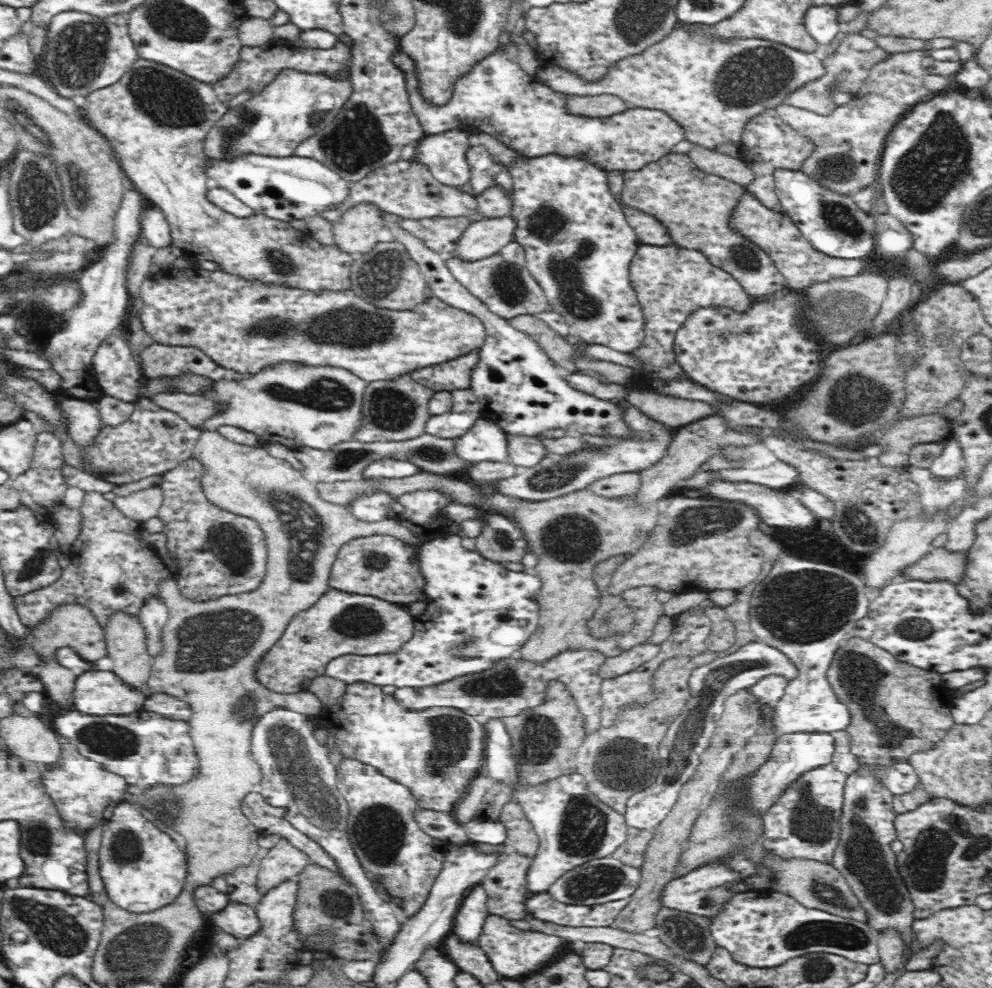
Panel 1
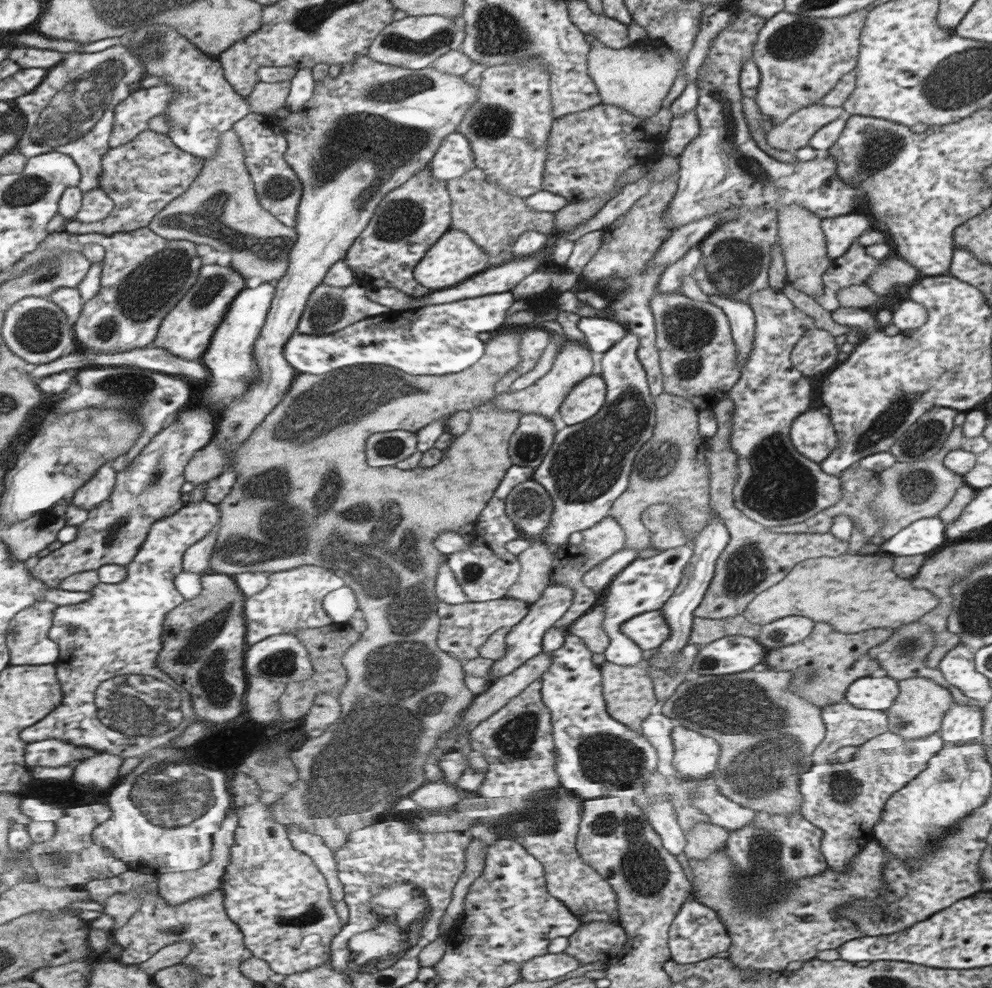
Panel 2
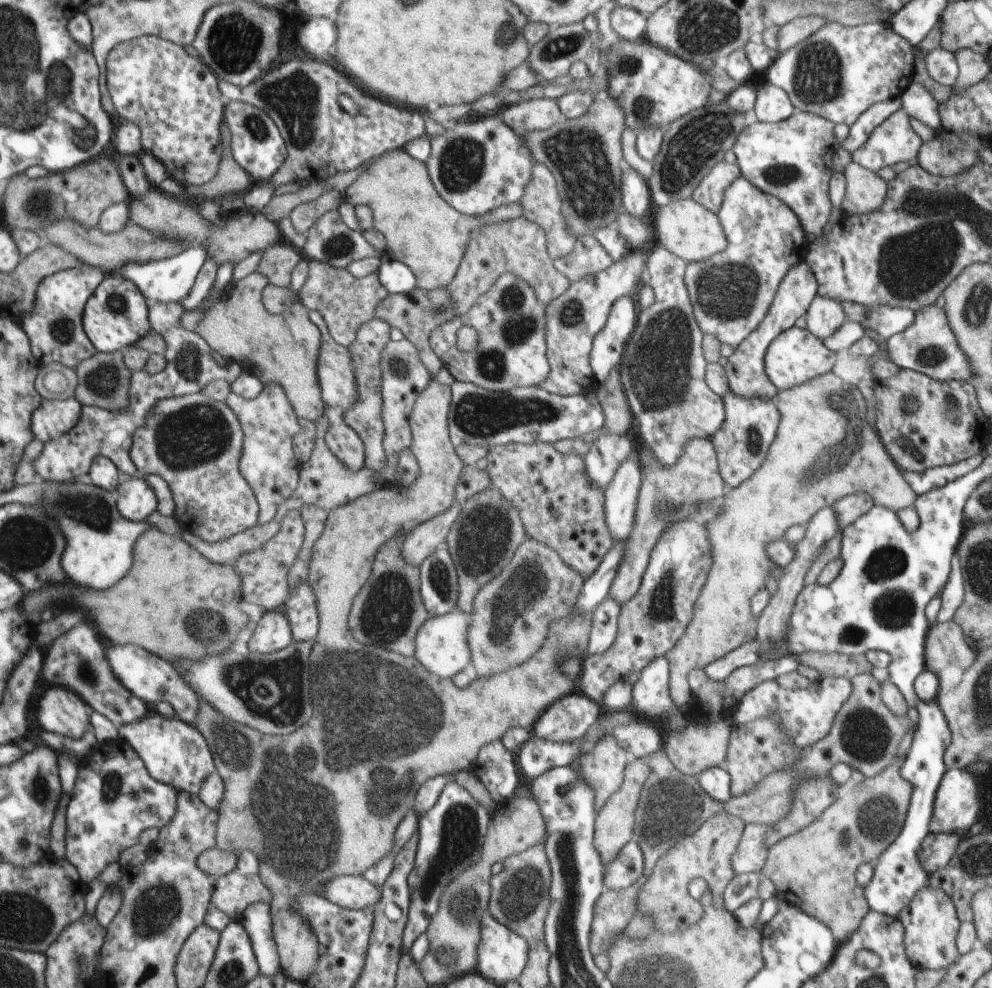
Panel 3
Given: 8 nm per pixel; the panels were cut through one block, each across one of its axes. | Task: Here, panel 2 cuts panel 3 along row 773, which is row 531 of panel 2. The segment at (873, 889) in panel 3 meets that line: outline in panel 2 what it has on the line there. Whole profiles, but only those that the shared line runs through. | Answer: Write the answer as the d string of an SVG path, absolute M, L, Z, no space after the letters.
M939 516L933 518L921 518L891 536L887 542L879 546L881 554L889 554L893 558L897 556L917 556L927 554L937 548L943 548L947 540L947 526Z

